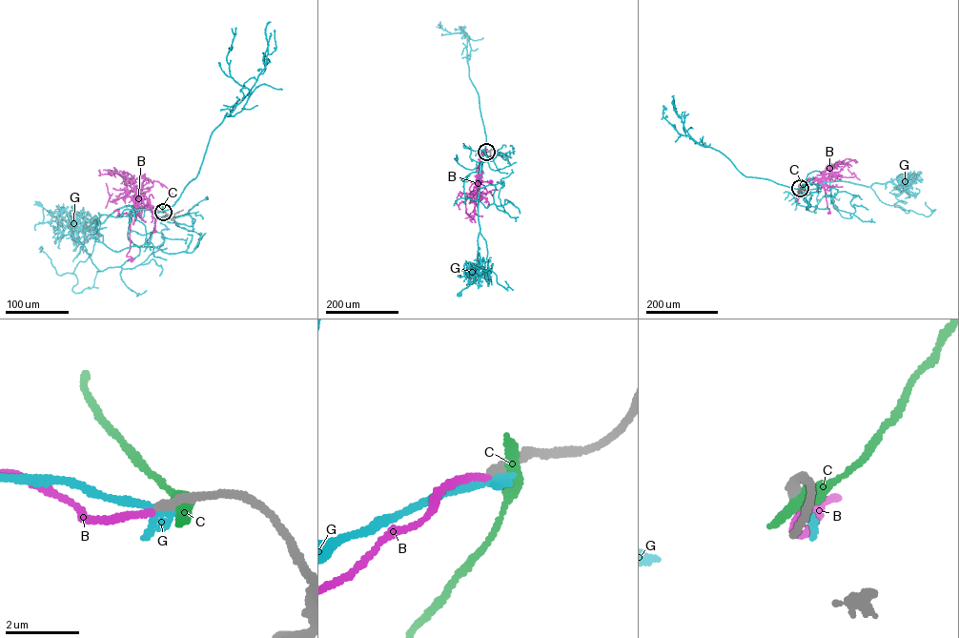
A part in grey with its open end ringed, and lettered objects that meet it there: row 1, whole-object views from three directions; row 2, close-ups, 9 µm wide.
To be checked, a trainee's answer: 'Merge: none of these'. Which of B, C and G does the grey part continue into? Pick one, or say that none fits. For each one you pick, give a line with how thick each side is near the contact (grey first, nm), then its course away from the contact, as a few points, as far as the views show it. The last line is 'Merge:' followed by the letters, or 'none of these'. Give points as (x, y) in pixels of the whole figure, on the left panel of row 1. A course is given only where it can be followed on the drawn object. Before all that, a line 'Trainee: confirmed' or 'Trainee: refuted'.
Trainee: confirmed
Merge: none of these

